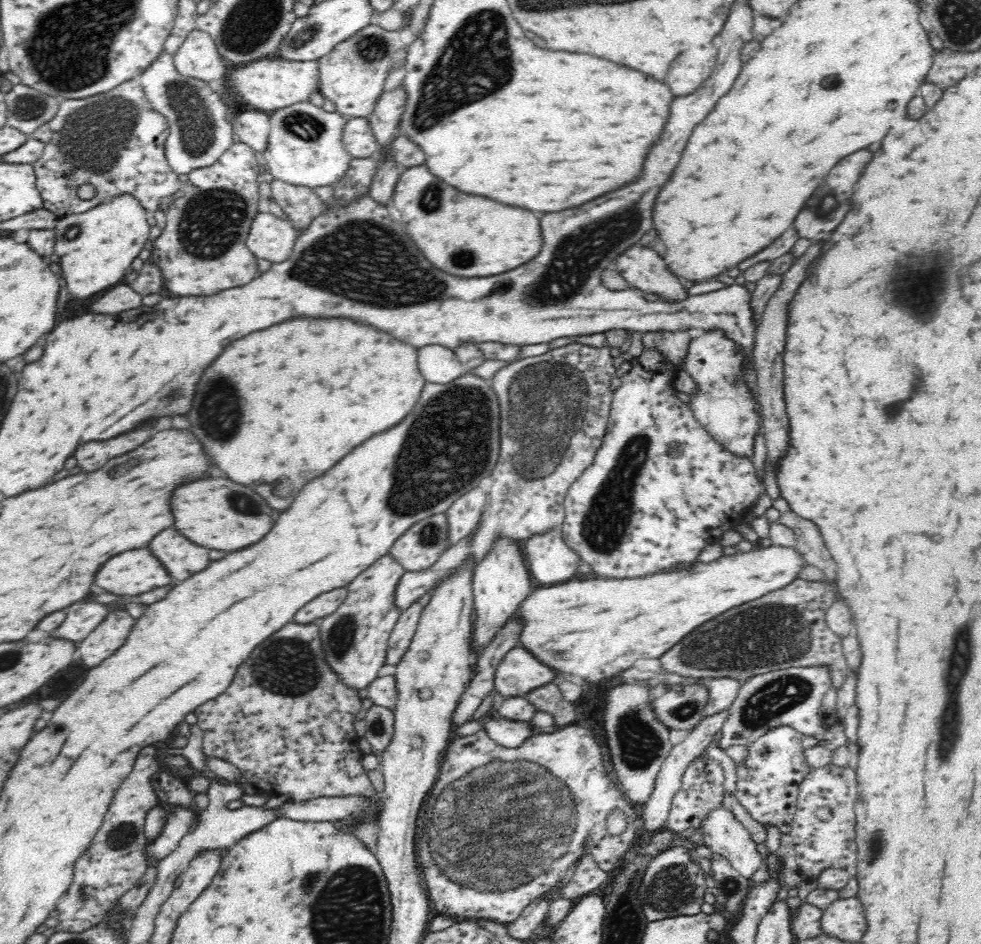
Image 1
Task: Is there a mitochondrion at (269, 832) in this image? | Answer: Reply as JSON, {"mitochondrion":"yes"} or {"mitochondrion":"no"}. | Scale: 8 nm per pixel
{"mitochondrion":"no"}

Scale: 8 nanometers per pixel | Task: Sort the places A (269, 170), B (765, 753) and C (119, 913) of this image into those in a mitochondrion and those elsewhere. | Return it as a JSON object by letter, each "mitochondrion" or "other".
{"A":"other","B":"mitochondrion","C":"other"}

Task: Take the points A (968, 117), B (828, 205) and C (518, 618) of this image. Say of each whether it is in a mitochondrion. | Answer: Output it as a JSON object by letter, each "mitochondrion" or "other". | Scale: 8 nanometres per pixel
{"A":"other","B":"mitochondrion","C":"other"}

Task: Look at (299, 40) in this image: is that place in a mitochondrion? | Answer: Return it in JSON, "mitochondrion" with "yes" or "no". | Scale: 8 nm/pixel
{"mitochondrion":"yes"}

